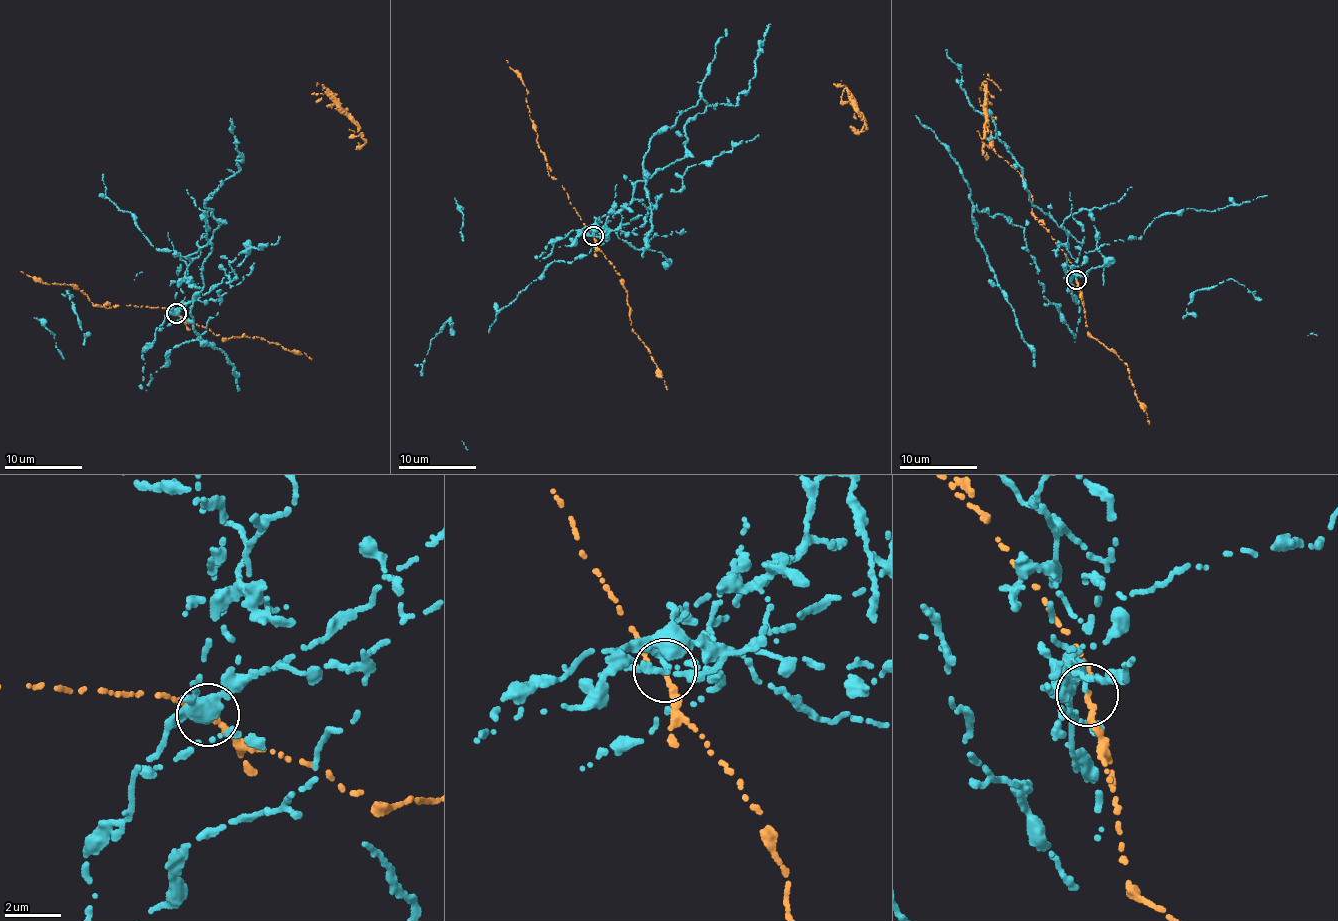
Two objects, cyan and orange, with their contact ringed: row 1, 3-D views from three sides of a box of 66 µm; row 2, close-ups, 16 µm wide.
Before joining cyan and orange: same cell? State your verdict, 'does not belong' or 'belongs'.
does not belong

